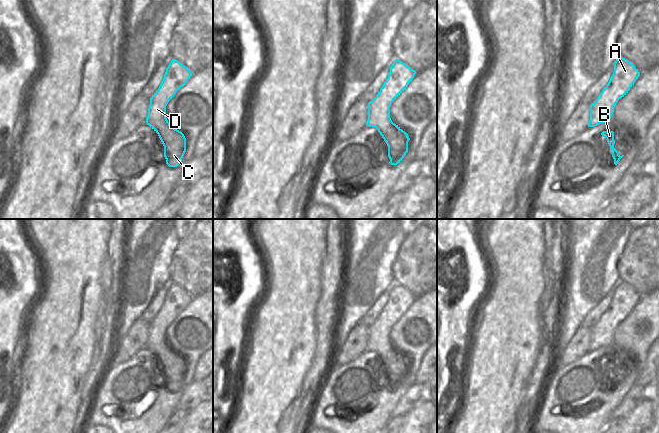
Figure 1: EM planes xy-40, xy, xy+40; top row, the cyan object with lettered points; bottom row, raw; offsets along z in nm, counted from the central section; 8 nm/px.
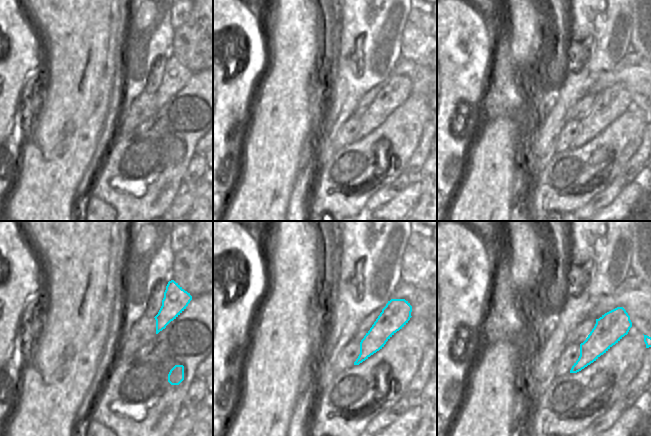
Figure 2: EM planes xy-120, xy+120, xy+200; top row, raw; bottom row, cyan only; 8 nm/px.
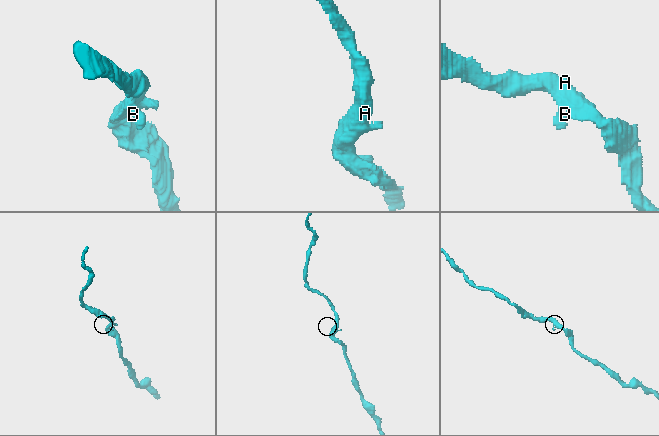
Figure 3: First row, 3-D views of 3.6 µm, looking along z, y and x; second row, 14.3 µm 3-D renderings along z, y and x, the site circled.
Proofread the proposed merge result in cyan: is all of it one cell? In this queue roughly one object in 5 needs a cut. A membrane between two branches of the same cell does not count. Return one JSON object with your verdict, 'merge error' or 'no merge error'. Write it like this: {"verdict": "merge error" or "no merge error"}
{"verdict": "no merge error"}

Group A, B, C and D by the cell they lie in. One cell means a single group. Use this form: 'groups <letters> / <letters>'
groups A B C D

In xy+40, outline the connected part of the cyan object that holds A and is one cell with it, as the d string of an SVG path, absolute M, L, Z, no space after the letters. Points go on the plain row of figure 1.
M620 281L614 287L614 296L598 322L590 329L588 351L595 351L612 342L614 330L634 309L640 296L633 287Z

